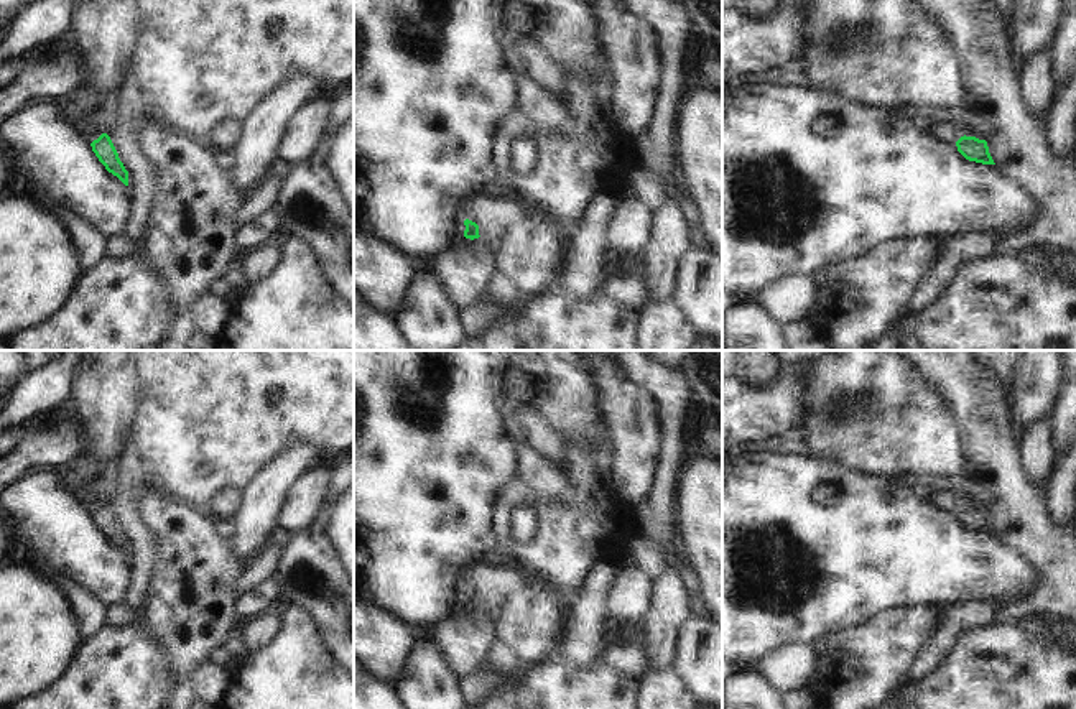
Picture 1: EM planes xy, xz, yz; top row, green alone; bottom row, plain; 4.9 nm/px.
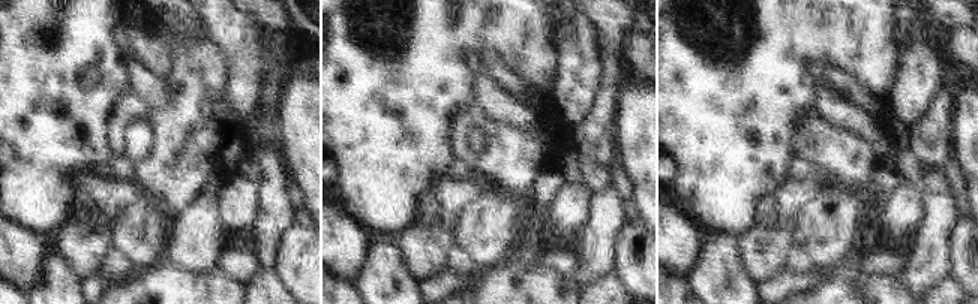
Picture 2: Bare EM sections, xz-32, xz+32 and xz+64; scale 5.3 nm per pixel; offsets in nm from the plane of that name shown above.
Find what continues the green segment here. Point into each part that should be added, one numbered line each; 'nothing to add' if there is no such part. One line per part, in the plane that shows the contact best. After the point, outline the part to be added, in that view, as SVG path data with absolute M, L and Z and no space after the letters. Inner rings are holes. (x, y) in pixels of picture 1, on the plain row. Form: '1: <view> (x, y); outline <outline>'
1: xz (456, 607); outline M461 584L459 587L456 587L454 599L449 605L449 615L466 615L466 614L472 612L471 607L464 605L464 599L466 599L464 589L466 587L467 587L467 584Z

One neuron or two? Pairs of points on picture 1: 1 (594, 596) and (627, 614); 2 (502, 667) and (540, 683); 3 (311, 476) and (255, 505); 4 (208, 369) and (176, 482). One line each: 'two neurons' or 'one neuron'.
1: two neurons
2: two neurons
3: two neurons
4: one neuron

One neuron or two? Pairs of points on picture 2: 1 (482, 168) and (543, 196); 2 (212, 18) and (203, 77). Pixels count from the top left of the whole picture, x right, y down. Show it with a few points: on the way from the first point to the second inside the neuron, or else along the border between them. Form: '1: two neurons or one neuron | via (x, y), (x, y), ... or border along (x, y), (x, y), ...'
1: two neurons | border along (560, 174), (540, 172), (524, 201)
2: two neurons | border along (201, 29), (218, 47), (228, 68)

